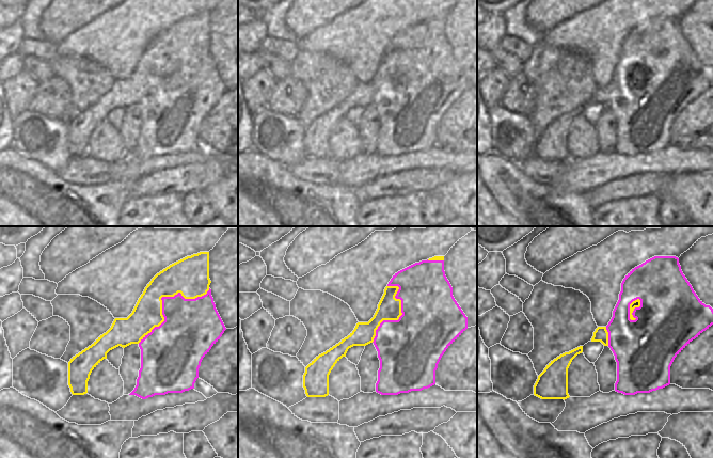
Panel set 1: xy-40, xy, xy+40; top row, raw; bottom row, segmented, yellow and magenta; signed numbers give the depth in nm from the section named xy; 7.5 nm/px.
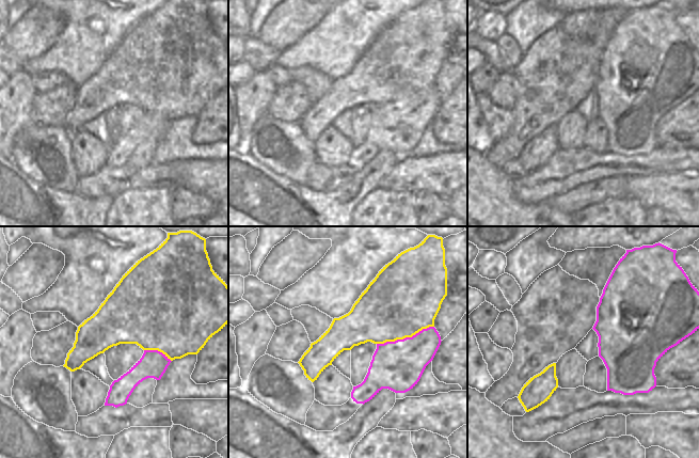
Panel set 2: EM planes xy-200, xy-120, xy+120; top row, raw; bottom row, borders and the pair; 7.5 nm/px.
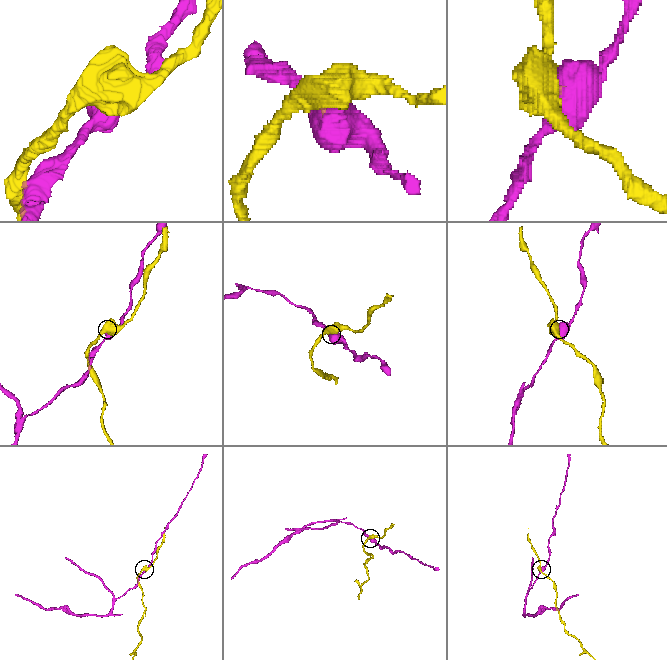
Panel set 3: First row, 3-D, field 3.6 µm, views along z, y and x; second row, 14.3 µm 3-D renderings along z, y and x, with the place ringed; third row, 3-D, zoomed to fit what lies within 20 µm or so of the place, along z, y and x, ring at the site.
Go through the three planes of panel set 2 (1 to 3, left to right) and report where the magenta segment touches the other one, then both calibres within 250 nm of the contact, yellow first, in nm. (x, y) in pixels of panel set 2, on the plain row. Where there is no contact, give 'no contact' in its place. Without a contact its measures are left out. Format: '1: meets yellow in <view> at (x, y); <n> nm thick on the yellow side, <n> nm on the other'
1: meets yellow in xy-200 at (158, 111); 500 nm thick on the yellow side, 200 nm on the other
2: meets yellow in xy-120 at (404, 98); 500 nm thick on the yellow side, 380 nm on the other
3: no contact

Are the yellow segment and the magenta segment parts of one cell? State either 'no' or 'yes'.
no

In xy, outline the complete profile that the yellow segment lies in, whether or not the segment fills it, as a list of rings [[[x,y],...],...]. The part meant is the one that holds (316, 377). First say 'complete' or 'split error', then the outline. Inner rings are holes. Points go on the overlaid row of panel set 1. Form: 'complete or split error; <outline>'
complete; [[[386,286],[374,317],[368,322],[358,322],[354,330],[338,344],[316,357],[303,375],[303,388],[307,397],[329,395],[329,375],[335,364],[353,346],[366,346],[374,342],[376,330],[383,320],[398,320],[402,315],[401,300],[396,299],[398,286]]]

